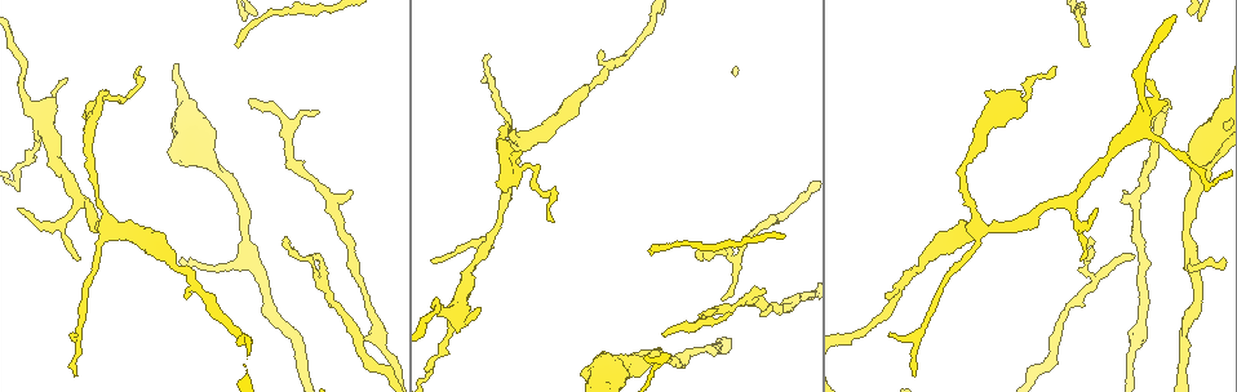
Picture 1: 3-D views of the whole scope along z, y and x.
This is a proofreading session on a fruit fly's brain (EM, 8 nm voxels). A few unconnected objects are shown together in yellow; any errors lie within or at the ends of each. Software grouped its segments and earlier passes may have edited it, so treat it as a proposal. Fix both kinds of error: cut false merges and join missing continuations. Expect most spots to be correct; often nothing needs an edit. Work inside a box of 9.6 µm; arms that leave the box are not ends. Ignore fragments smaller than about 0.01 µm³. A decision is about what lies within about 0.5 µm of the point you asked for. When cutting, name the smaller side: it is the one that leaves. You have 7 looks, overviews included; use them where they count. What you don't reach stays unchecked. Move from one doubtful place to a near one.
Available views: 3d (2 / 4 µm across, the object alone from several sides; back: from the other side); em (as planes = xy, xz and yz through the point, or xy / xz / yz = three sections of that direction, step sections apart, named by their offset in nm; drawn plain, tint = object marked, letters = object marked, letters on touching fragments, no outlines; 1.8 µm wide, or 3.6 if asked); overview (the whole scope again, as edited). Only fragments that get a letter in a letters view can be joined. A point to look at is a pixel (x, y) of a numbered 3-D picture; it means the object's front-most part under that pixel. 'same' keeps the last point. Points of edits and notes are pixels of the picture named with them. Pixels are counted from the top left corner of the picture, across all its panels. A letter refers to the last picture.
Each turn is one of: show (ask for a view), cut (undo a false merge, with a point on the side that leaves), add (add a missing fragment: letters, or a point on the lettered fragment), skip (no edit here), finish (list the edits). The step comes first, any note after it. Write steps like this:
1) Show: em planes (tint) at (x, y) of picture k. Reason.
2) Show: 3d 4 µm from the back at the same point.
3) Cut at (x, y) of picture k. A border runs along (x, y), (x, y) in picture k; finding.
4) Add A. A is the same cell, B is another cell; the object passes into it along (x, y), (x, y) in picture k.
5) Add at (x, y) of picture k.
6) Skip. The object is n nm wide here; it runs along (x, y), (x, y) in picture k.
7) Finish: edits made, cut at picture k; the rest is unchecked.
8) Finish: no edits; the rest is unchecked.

Show: em planes (tint) at (66, 78) of picture 1. Branch stops here.

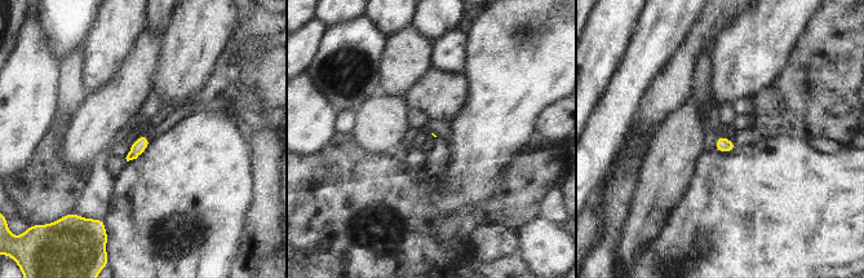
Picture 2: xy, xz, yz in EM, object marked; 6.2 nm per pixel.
Show: em planes (letters) at the same point.

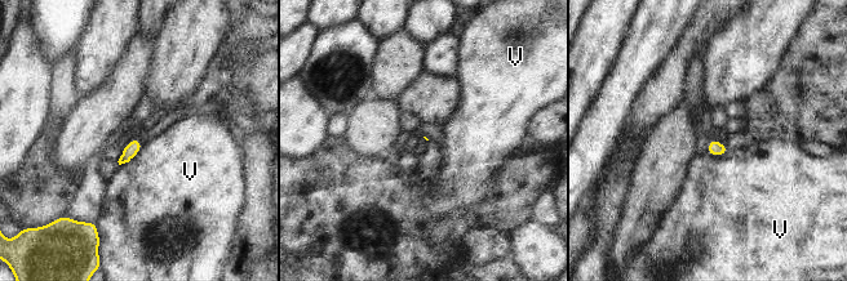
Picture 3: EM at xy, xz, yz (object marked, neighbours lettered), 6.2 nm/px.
Skip. V is another cell; a border runs along (142, 143), (128, 161), (119, 165) in picture 3; no lettered fragment goes on from it.

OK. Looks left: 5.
Show: 3d 4 µm at (1169, 103) of picture 1. Free end.

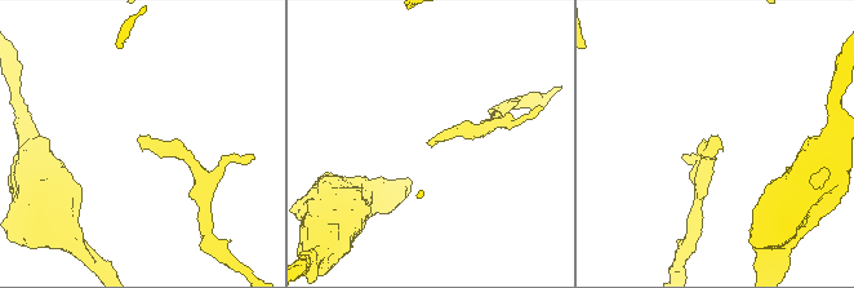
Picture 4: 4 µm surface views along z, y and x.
Show: em planes (plain) at (139, 139) of picture 4. Now the EM.

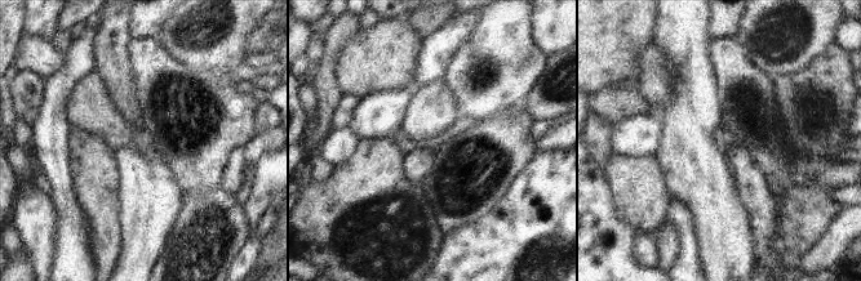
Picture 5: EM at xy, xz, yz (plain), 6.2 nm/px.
Show: em planes (letters) at the same point.

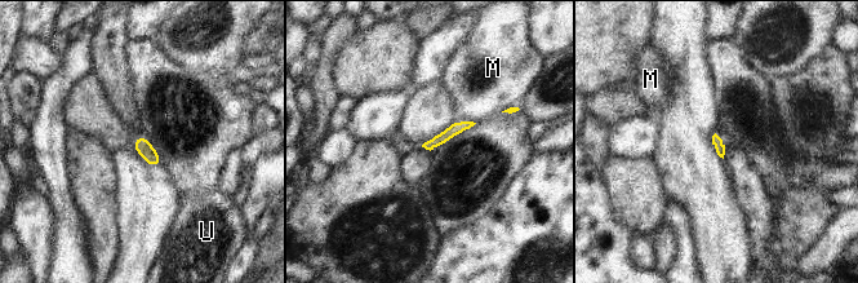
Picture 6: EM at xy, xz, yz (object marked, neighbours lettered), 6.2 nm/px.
Skip. M and U are other cells; it runs along (467, 124), (427, 145) in picture 6; none of them fits.

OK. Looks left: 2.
Show: 3d 4 µm at (318, 111) of picture 1. An open end.

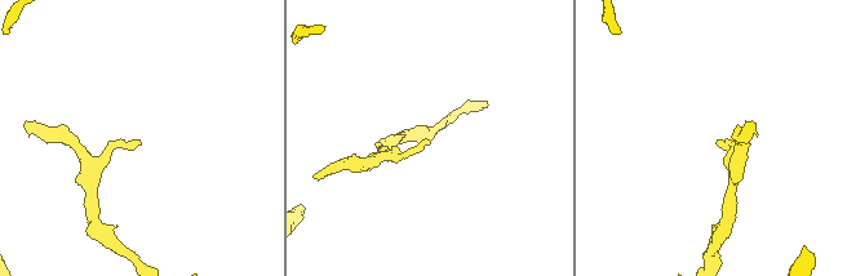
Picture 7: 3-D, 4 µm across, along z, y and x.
Show: em planes (letters) at (427, 139) of picture 7. Now the EM.

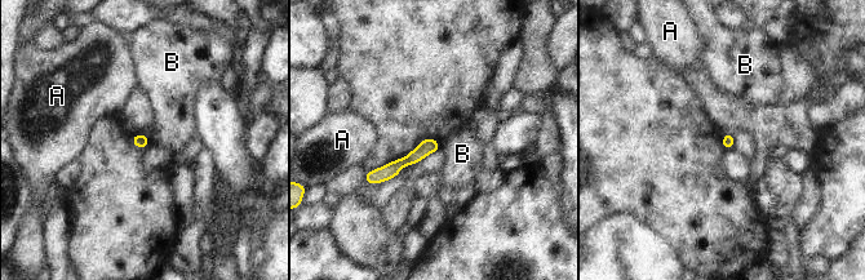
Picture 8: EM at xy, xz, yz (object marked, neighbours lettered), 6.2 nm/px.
Skip. A and B are other cells; it runs along (435, 143), (368, 180) in picture 8; no lettered fragment goes on from it.

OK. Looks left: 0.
Finish: no edits; the rest is unchecked.

